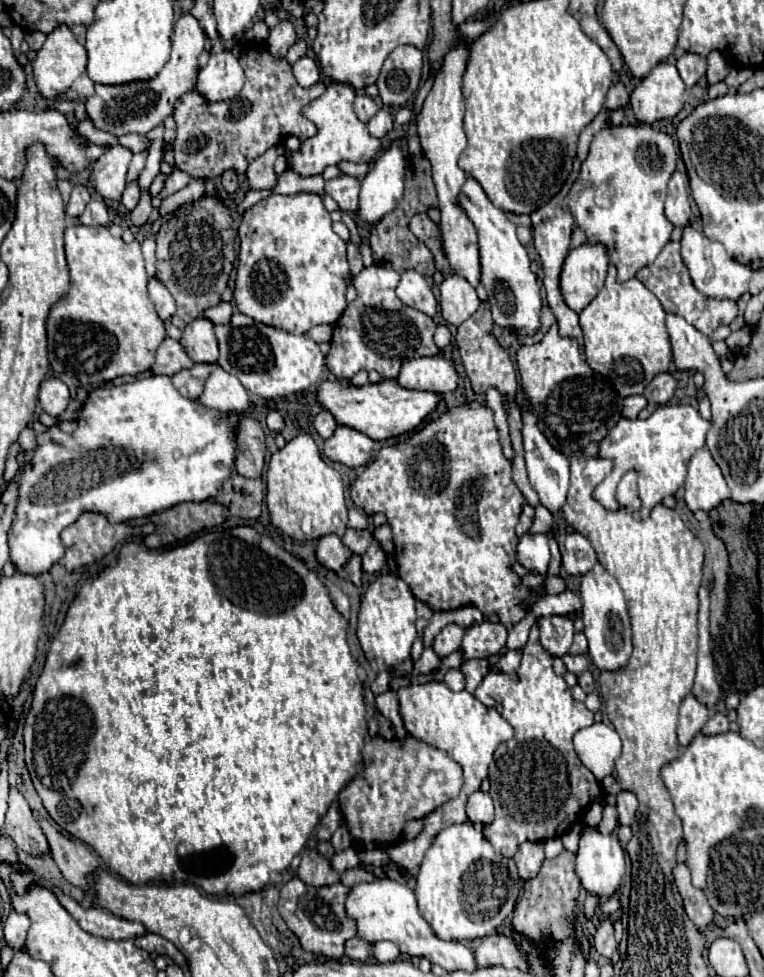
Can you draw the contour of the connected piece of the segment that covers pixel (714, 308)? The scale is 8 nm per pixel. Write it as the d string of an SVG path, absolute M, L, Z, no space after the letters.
M669 241L663 251L657 255L657 259L643 267L639 273L637 273L637 279L661 301L663 309L667 313L675 313L675 315L681 315L687 323L691 323L697 331L701 331L705 337L711 339L713 331L719 327L719 325L731 325L731 321L737 317L737 303L731 301L731 299L725 299L725 301L717 301L717 299L709 299L705 295L701 295L695 287L693 287L693 281L689 277L689 271L681 259L681 253L679 253L679 243L677 241Z

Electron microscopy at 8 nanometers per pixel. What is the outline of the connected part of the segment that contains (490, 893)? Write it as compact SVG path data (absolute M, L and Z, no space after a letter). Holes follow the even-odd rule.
M465 821L445 827L435 835L419 867L415 895L419 913L439 939L465 941L497 933L505 917L513 913L519 879L515 875L511 879L511 865L505 867L505 873L499 869L499 857L491 843L473 823ZM497 875L501 875L501 885L497 883Z

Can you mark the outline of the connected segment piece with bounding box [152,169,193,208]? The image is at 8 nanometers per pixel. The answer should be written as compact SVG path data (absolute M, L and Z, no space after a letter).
M175 169L175 171L173 171L169 177L167 177L163 191L161 191L157 197L152 198L153 208L158 208L159 203L161 203L161 199L165 199L167 195L173 195L173 193L177 193L179 189L187 187L191 179L193 179L193 177L191 177L191 175L187 175L185 171L179 171L179 169Z

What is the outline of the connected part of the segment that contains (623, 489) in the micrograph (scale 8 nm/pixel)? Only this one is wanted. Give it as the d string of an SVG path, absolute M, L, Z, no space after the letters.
M627 473L619 487L617 487L617 499L619 501L639 501L637 499L637 473Z

